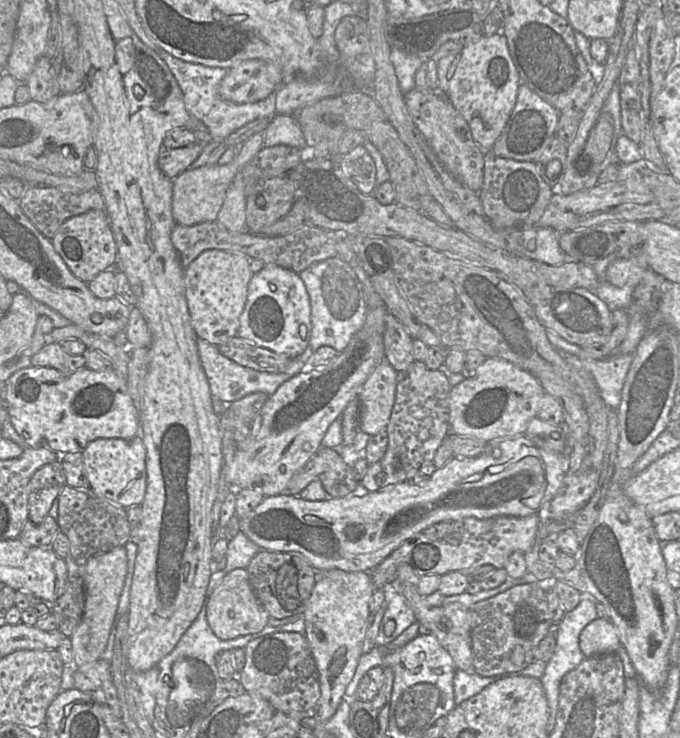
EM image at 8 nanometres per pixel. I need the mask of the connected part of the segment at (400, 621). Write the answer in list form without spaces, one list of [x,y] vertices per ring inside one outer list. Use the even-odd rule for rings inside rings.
[[[387,584],[383,589],[387,608],[378,639],[376,638],[377,646],[385,646],[393,642],[403,631],[417,621],[414,611],[406,599],[398,594],[391,584]]]

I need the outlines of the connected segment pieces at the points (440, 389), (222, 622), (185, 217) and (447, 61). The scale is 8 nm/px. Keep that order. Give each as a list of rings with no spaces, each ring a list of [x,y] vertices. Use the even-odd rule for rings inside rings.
[[[414,361],[410,366],[397,374],[395,403],[386,427],[388,447],[383,457],[369,466],[360,481],[362,491],[380,491],[408,479],[424,464],[431,463],[444,438],[450,434],[449,394],[452,386],[443,369],[431,370],[424,362]]]
[[[236,568],[224,576],[209,598],[206,617],[211,630],[219,639],[231,640],[261,631],[268,625],[270,616],[250,584],[247,568]]]
[[[264,131],[247,139],[237,156],[225,165],[205,165],[189,168],[173,179],[172,214],[176,224],[185,226],[214,221],[224,202],[226,192],[236,174],[250,162],[264,146]]]
[[[501,33],[483,36],[437,61],[438,89],[467,121],[475,143],[490,150],[502,134],[515,107],[521,85],[507,39]]]

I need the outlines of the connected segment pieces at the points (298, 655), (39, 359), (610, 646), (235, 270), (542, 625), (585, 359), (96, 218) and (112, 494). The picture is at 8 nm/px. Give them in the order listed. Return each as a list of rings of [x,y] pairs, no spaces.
[[[282,632],[256,638],[246,645],[245,657],[245,666],[240,676],[240,684],[245,692],[268,701],[276,712],[285,712],[300,721],[316,716],[321,696],[319,673],[304,634]]]
[[[60,343],[46,344],[30,359],[33,367],[50,367],[65,375],[85,367],[85,359],[82,355],[69,355],[61,347]]]
[[[597,618],[582,630],[579,637],[579,646],[583,655],[588,658],[617,652],[620,641],[612,623],[609,620]]]
[[[210,249],[184,269],[185,295],[192,327],[199,339],[218,347],[237,336],[253,273],[250,259],[235,251]]]
[[[537,582],[519,584],[469,607],[472,666],[483,677],[517,673],[532,662],[542,639],[552,625],[546,592]]]
[[[547,330],[547,338],[558,350],[571,353],[582,361],[583,366],[595,380],[605,404],[610,410],[617,410],[634,354],[618,352],[606,359],[596,360],[587,355],[582,347],[567,342],[550,330]]]
[[[94,209],[69,218],[51,238],[51,242],[73,275],[86,283],[114,267],[117,261],[117,246],[106,210]]]
[[[138,435],[130,439],[97,439],[82,451],[89,489],[100,498],[128,509],[141,505],[146,493],[146,449]]]

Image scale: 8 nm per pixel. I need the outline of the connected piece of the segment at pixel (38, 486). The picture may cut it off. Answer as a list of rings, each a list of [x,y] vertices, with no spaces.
[[[60,460],[38,469],[28,485],[28,520],[41,523],[65,485],[66,477]]]

